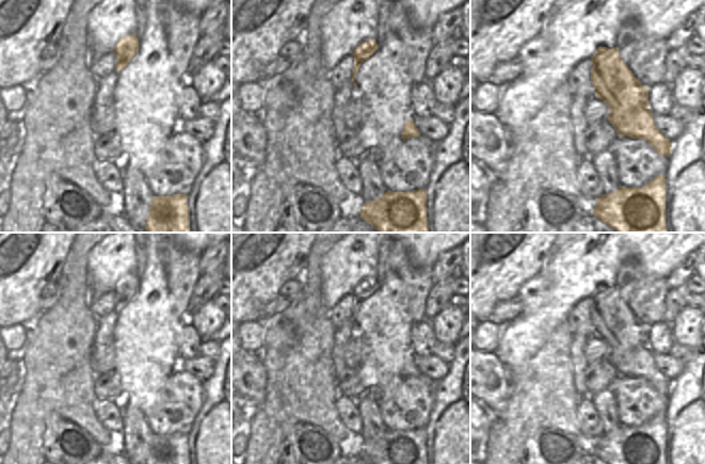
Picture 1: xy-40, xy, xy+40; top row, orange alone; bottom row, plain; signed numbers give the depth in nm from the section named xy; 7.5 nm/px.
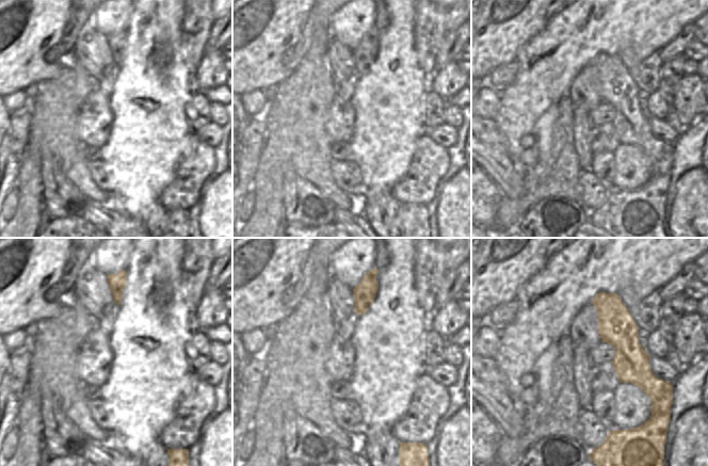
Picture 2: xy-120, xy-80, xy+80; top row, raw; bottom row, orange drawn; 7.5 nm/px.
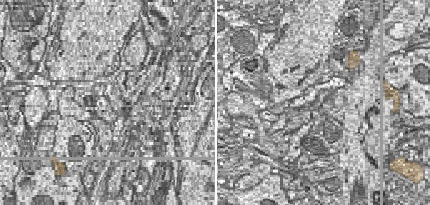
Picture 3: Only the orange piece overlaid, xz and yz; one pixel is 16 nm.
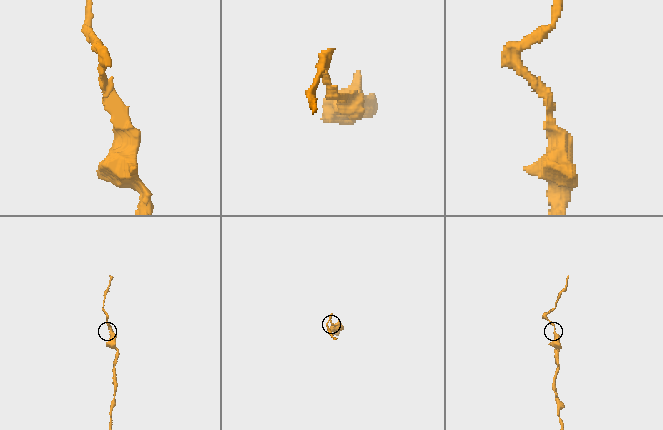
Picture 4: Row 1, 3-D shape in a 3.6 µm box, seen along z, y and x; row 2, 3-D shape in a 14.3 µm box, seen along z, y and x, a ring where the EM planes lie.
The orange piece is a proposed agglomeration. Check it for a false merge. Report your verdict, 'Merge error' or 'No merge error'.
No merge error.

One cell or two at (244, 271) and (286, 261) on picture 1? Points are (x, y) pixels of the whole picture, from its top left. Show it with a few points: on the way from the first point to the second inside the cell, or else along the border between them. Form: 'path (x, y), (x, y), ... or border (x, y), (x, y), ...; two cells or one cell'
path (255, 268), (263, 261), (275, 261); one cell

